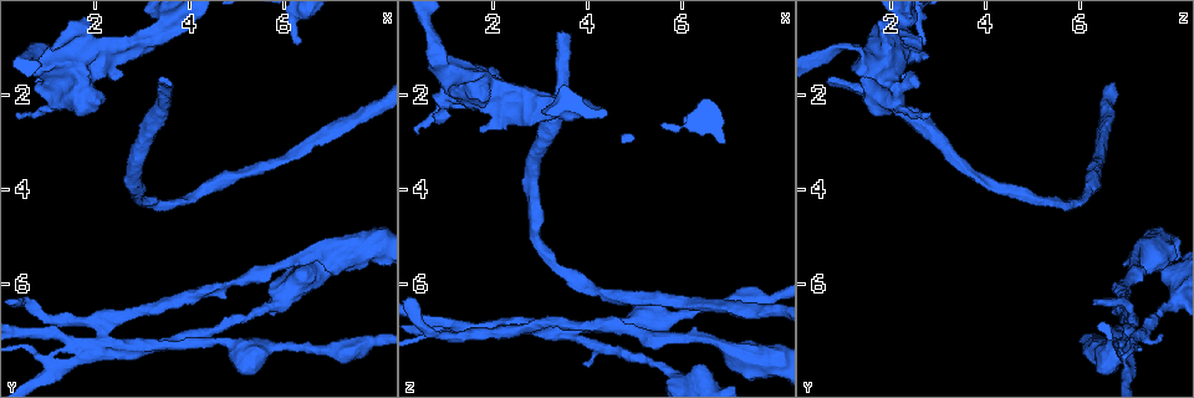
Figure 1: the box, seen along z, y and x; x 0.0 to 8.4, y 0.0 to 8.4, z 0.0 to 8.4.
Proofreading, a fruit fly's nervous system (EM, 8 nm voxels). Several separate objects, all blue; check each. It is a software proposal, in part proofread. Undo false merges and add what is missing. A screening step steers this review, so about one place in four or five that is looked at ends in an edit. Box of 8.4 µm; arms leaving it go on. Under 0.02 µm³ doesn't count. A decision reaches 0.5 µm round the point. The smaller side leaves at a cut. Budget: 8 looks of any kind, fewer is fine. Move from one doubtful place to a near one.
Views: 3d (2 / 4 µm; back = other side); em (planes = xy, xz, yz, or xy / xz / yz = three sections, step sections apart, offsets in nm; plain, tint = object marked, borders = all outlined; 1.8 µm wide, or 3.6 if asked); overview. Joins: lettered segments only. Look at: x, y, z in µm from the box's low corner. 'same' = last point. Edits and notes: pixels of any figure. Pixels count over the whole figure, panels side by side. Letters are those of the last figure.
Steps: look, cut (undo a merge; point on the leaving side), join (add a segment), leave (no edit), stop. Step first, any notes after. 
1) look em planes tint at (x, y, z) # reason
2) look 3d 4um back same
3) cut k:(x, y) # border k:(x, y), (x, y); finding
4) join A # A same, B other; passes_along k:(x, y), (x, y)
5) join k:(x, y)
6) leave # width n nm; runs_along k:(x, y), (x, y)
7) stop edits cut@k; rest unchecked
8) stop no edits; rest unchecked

look 3d 2um at (2.10, 7.20, 6.90) # abrupt turn

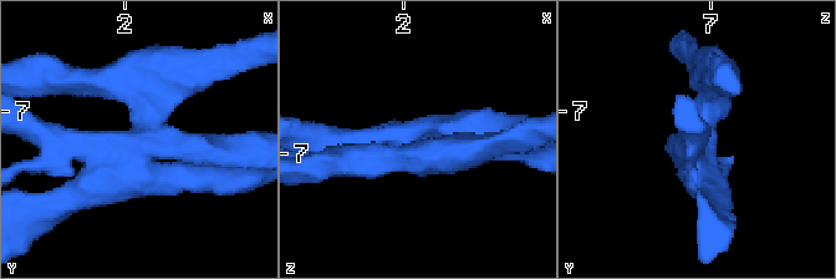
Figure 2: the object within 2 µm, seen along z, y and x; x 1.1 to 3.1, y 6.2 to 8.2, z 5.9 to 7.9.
look em planes borders at (2.14, 7.18, 6.90)

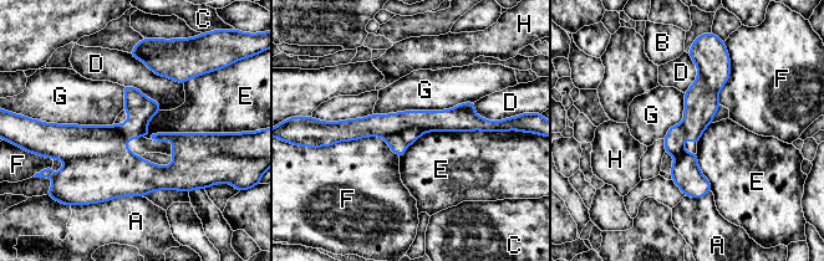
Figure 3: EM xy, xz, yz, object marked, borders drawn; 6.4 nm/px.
cut 3:(64, 142) # A other, B other, C other, D other, E other, F other, G other, H other; part_leaving 3:(486, 126), (401, 121), (336, 138); two neurons meet here

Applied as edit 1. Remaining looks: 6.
look overview

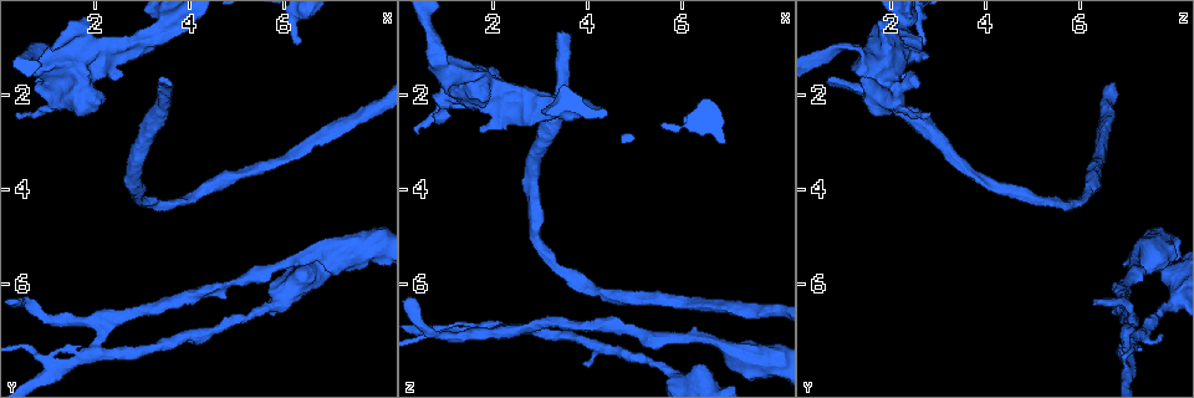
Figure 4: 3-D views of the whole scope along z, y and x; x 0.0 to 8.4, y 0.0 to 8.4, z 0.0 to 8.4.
look em yz step 8 tint at (1.15, 2.20, 2.05) # calibre changes

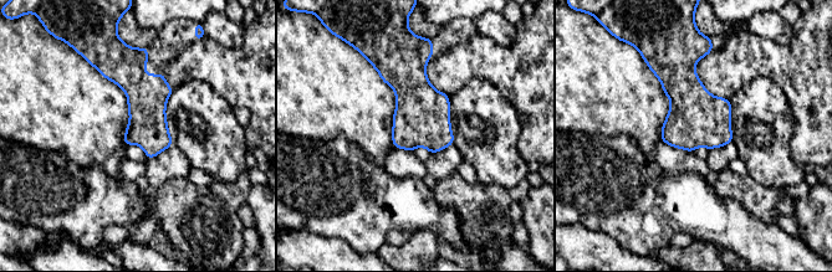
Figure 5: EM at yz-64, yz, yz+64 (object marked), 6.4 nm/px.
look em planes borders same

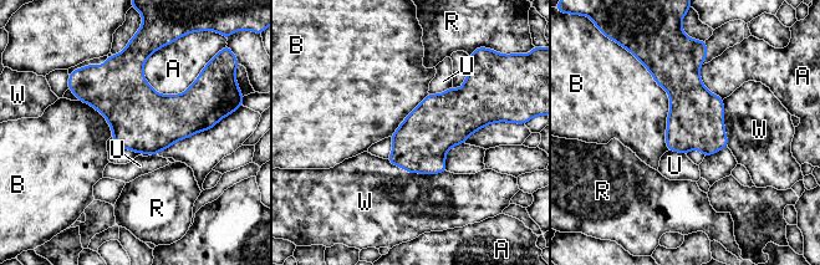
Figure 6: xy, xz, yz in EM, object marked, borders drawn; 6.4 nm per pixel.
leave # longest_contact B 600 nm; A other, B other, R other, U other, W other; one neuron here

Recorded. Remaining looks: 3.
look em yz step 16 plain at (3.35, 0.65, 2.15) # two arms in line, one across

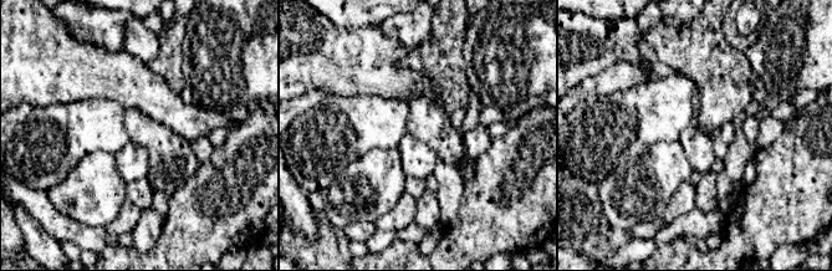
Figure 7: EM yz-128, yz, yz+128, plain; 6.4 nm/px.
look em yz step 16 borders same # what lies round it

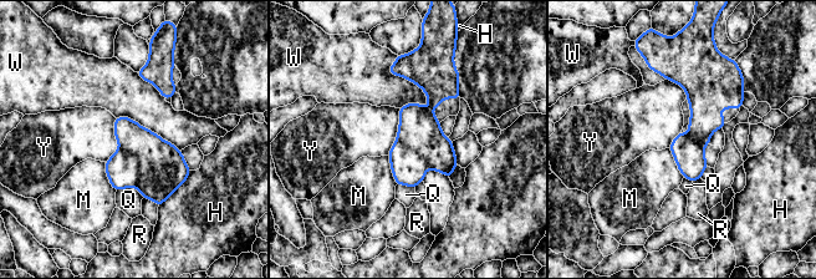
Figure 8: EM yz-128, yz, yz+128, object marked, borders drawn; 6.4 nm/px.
cut 8:(122, 168) # width 200 nm; H other, M other, Q other, R other, W other, Y other; two neurons meet here

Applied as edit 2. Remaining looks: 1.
stop edits cut@3, cut@8; rest unchecked

